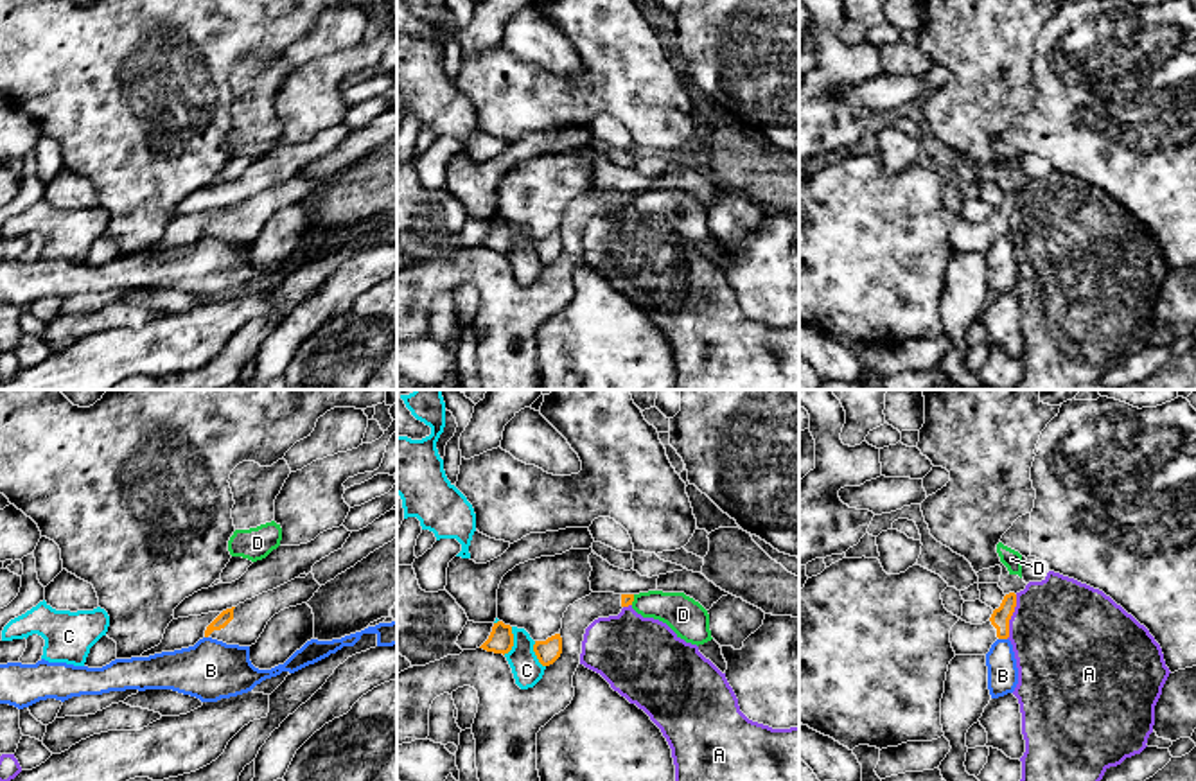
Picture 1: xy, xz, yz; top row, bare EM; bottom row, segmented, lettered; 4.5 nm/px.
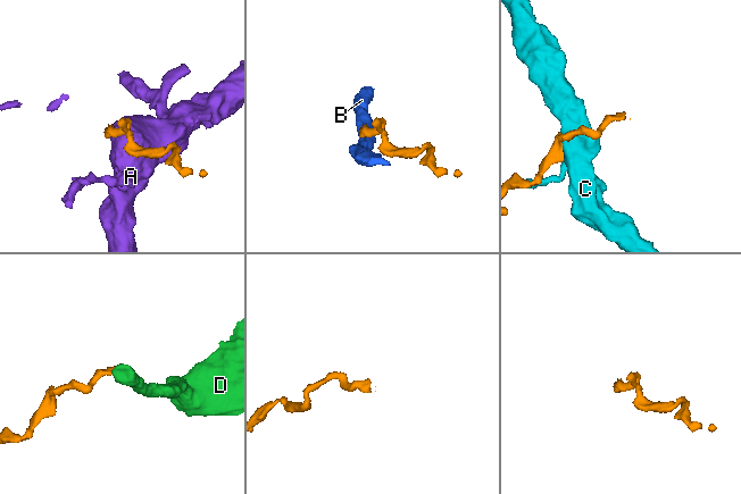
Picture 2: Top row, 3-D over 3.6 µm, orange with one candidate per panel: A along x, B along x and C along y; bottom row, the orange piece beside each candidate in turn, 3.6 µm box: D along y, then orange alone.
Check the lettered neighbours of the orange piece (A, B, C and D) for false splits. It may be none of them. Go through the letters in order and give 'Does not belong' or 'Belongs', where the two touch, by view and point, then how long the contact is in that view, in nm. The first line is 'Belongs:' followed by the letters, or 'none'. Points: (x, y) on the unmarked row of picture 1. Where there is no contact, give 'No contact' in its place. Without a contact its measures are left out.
Belongs: none
A: Does not belong. Touches orange at yz (1011, 212). Shared border 200 nm
B: Does not belong. Touches orange at yz (1002, 236). Shared border 40 nm
C: Does not belong. Touches orange at xz (512, 239). Shared border 130 nm
D: Does not belong. Touches orange at xz (633, 198). Shared border 50 nm

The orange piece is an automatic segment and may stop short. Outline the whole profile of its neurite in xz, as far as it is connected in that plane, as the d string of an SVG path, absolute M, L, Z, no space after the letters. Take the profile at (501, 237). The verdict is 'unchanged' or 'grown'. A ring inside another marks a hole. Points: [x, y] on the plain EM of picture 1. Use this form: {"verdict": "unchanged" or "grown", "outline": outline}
{"verdict": "unchanged", "outline": "M497 219L494 221L488 237L479 246L505 253L512 248L512 244L514 244L512 224L505 223L503 219Z"}

